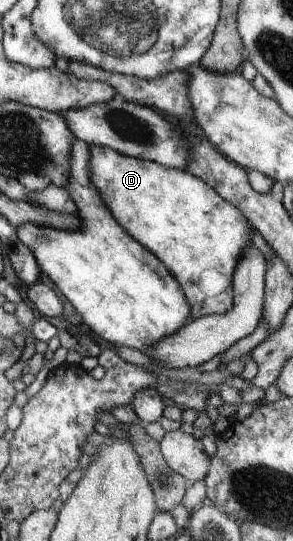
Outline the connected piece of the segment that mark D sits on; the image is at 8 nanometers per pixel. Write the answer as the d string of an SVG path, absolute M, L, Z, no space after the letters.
M91 145L91 170L93 186L100 192L113 218L125 232L152 251L177 278L189 304L189 322L209 315L229 312L232 307L232 276L242 250L249 245L248 219L230 202L227 202L204 179L185 169L163 166L155 161L133 158L109 147Z

